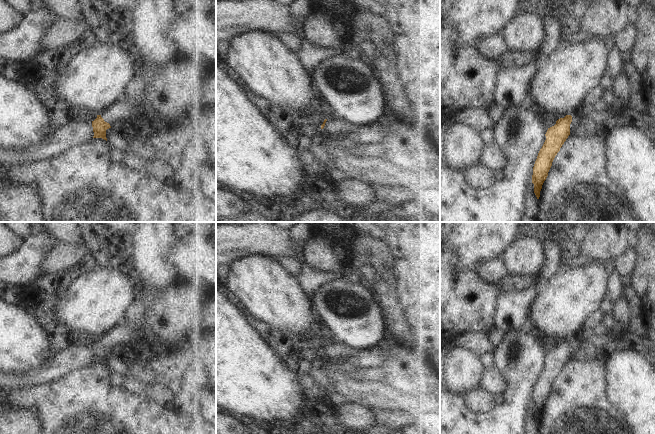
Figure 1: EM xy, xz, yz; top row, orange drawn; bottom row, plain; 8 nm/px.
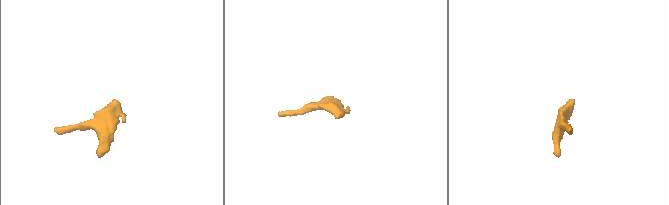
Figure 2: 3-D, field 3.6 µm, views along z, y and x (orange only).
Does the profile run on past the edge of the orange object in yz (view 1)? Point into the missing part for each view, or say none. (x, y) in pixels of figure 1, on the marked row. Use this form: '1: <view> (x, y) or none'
1: none

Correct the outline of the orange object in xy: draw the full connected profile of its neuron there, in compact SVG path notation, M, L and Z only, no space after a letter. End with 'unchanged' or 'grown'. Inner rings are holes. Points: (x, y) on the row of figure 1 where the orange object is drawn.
M126 93L116 103L107 107L97 118L92 121L94 136L93 138L102 138L107 141L106 130L111 128L113 121L143 116L149 123L163 122L166 118L156 112L151 105L146 104L139 107L136 104L136 98L131 93Z; grown

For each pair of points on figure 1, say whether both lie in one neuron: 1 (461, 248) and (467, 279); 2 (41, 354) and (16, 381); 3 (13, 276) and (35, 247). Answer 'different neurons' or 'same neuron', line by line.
1: different neurons
2: different neurons
3: same neuron

